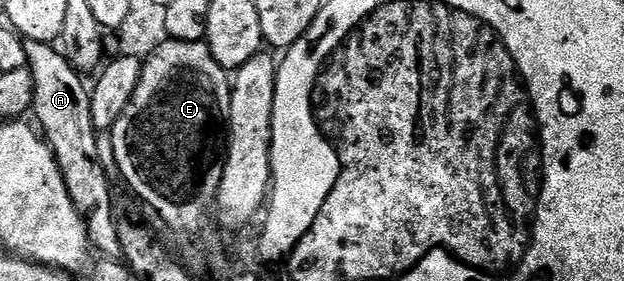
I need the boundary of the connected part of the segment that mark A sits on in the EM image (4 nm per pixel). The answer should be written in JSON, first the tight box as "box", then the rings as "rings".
{"box":[24,40,124,262],"rings":[[[24,40],[27,66],[34,79],[33,117],[41,125],[44,140],[51,148],[75,210],[86,223],[92,248],[104,260],[124,262],[124,252],[117,235],[117,217],[113,215],[113,199],[107,181],[108,173],[100,163],[100,140],[92,123],[90,88],[64,54],[50,42]]]}

